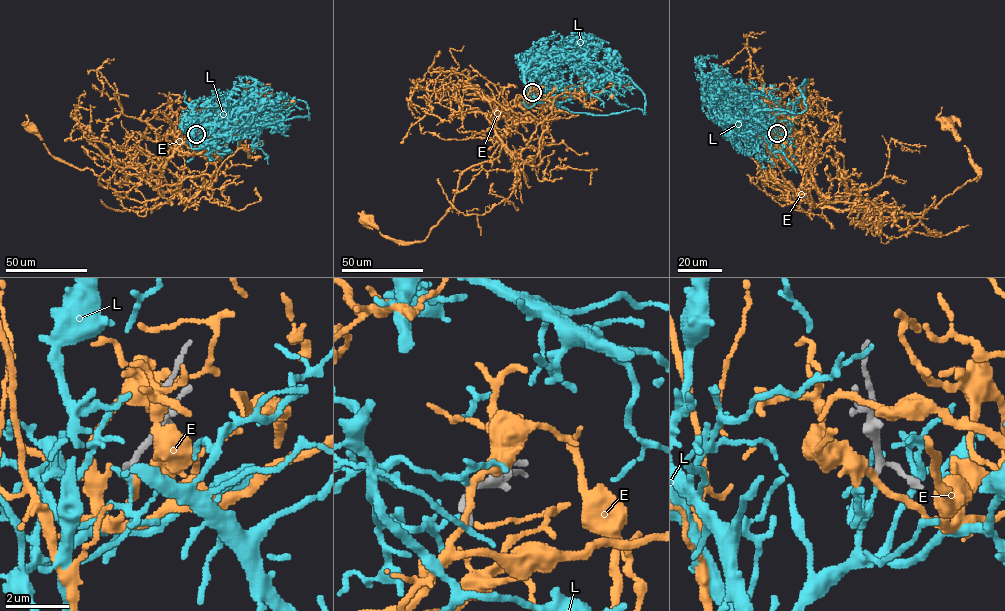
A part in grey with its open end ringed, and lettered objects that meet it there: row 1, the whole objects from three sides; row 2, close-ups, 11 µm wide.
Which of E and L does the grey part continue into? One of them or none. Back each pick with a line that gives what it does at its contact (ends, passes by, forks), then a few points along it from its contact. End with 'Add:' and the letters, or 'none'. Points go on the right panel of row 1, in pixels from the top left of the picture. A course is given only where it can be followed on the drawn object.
Add: none

